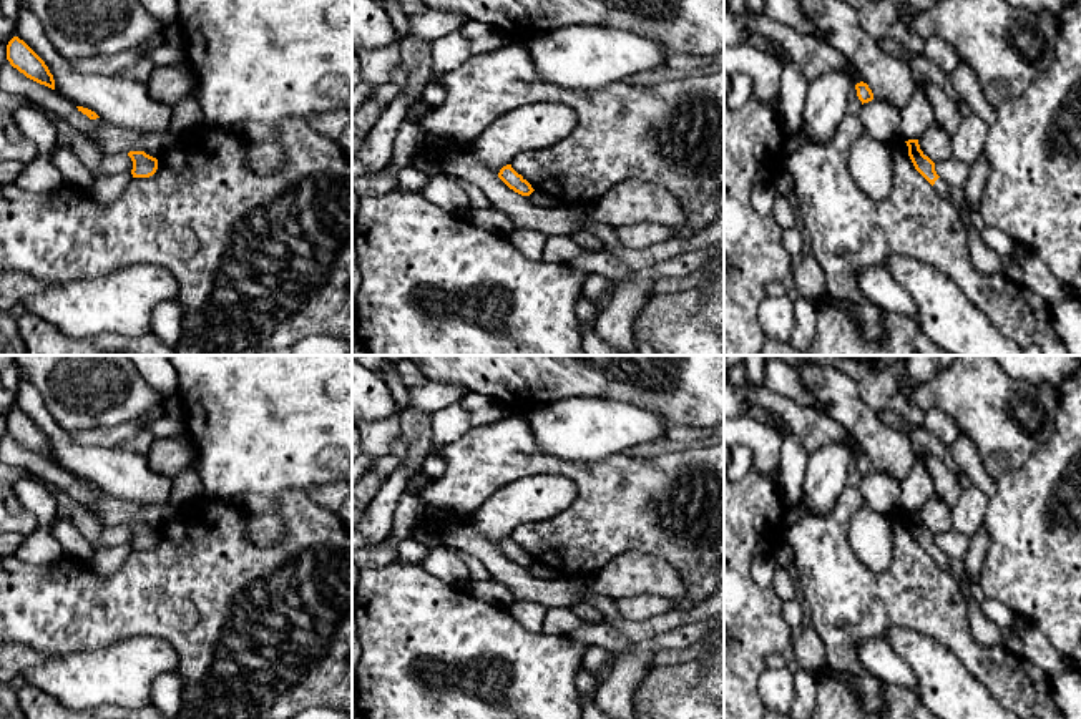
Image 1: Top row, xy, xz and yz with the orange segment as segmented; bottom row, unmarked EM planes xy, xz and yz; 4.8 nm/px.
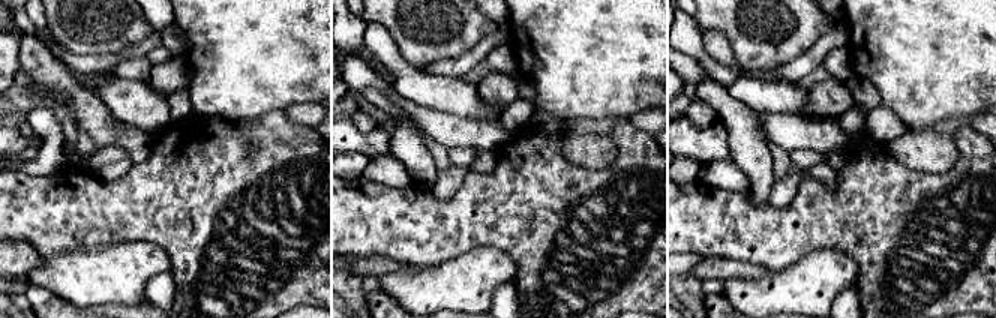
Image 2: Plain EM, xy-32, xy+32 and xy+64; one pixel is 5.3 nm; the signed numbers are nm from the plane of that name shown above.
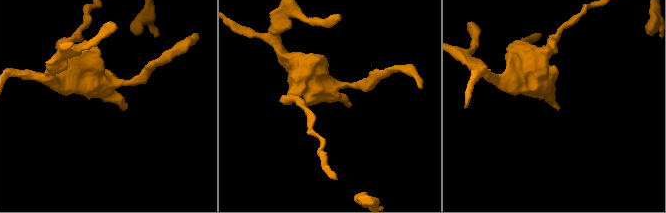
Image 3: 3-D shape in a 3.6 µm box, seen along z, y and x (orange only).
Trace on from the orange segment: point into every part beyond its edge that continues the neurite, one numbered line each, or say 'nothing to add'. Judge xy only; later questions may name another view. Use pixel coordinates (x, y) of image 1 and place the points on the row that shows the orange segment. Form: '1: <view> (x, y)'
nothing to add

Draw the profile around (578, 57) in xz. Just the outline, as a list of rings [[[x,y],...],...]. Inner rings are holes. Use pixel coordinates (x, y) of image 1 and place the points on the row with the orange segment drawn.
[[[568,25],[526,40],[535,68],[548,83],[593,91],[653,70],[669,56],[658,43],[596,25]]]

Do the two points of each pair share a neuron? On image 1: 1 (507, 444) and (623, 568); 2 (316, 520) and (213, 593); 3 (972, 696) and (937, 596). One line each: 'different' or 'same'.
1: different
2: same
3: different

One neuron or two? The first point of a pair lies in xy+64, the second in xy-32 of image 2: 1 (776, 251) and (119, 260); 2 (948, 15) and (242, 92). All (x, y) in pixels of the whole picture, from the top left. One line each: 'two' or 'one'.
1: two
2: one

